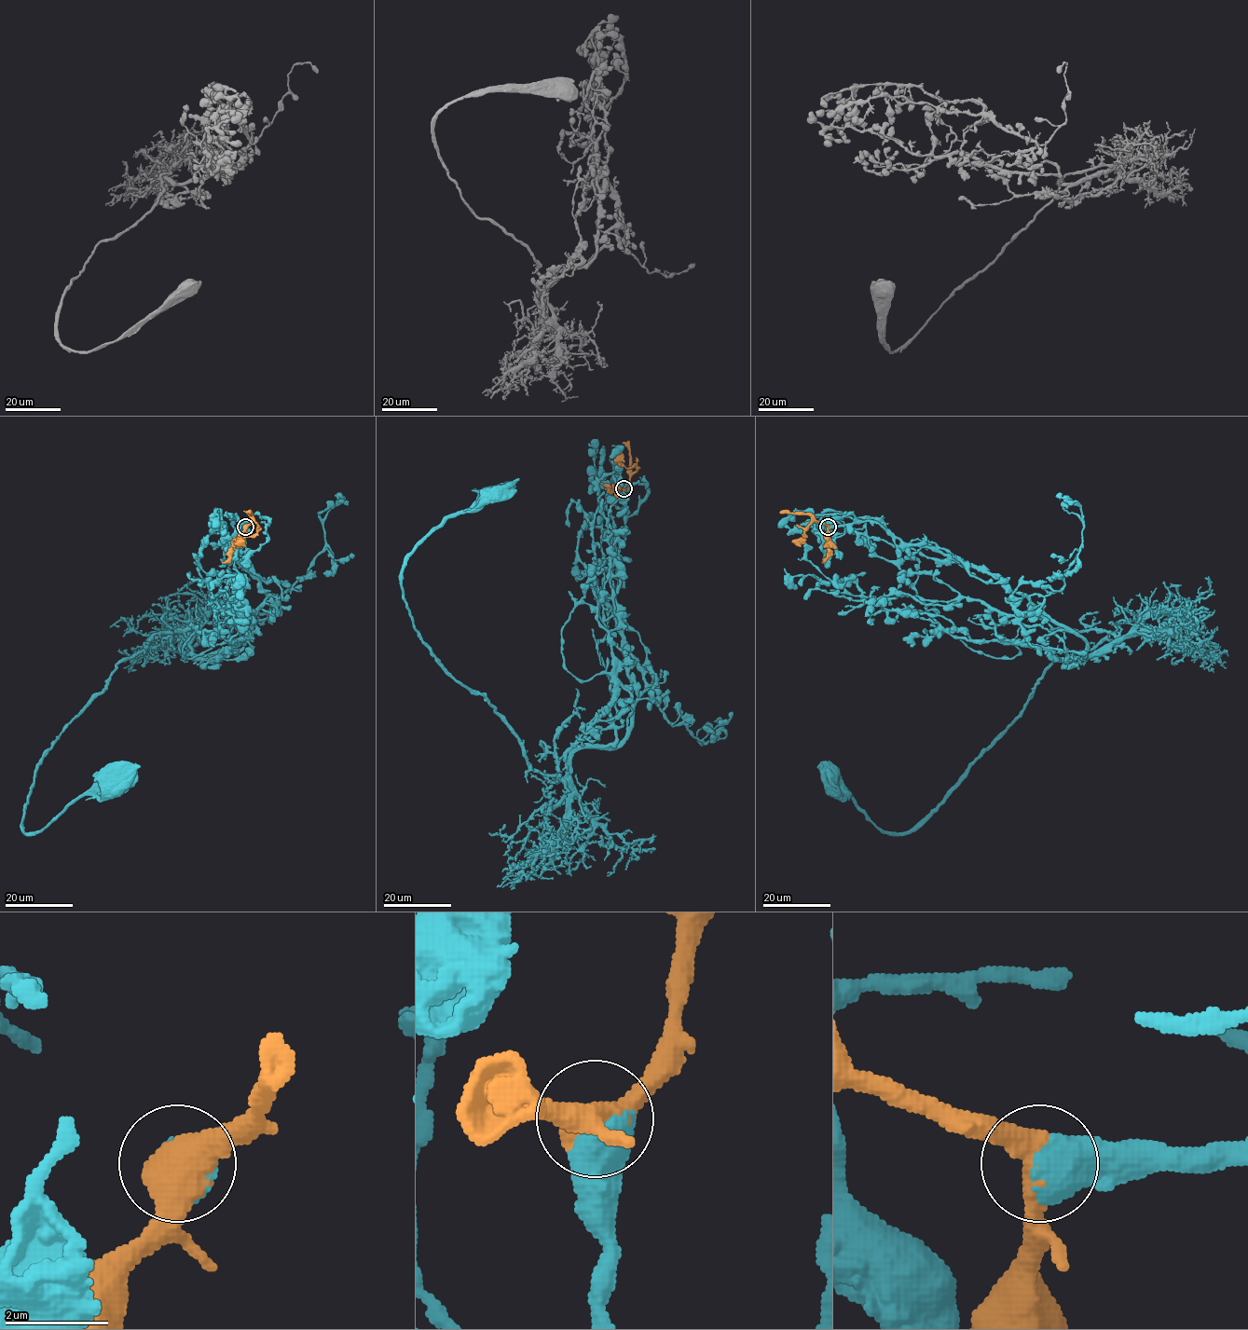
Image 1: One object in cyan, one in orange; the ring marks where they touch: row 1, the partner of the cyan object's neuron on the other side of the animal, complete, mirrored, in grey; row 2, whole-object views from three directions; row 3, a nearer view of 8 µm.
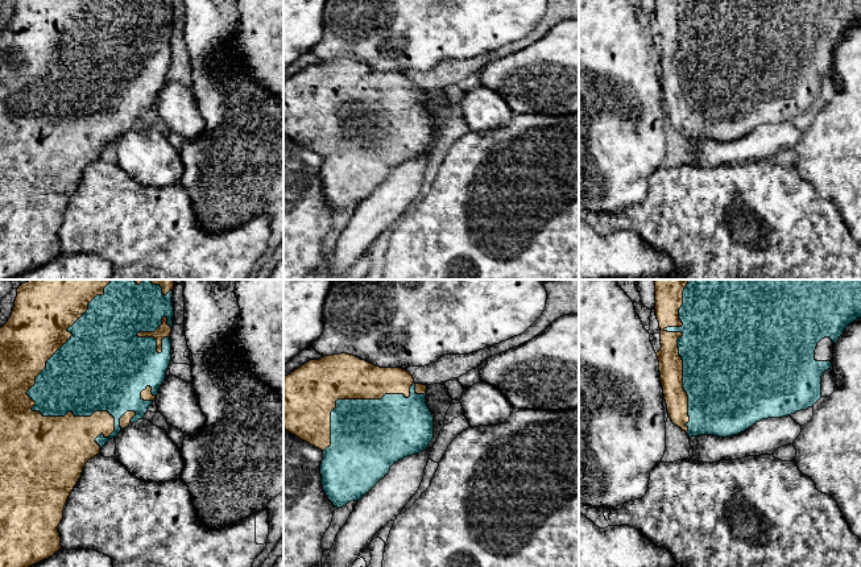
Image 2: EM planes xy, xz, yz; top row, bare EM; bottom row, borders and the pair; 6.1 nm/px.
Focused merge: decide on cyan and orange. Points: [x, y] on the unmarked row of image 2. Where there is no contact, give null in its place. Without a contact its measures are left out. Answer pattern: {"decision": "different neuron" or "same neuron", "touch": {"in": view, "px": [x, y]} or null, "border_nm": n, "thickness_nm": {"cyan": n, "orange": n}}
{"decision": "same neuron", "touch": {"in": "xy", "px": [36, 115]}, "border_nm": 950, "thickness_nm": {"cyan": 340, "orange": 440}}

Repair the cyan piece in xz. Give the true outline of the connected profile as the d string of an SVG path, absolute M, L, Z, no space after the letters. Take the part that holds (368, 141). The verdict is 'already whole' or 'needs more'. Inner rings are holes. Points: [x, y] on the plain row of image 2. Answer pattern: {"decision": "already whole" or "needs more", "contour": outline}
{"decision": "needs more", "contour": "M353 59L310 65L283 82L283 133L323 156L322 190L335 212L359 206L398 165L419 158L434 142L434 121L426 108L427 90L415 88L402 73L380 73Z"}

